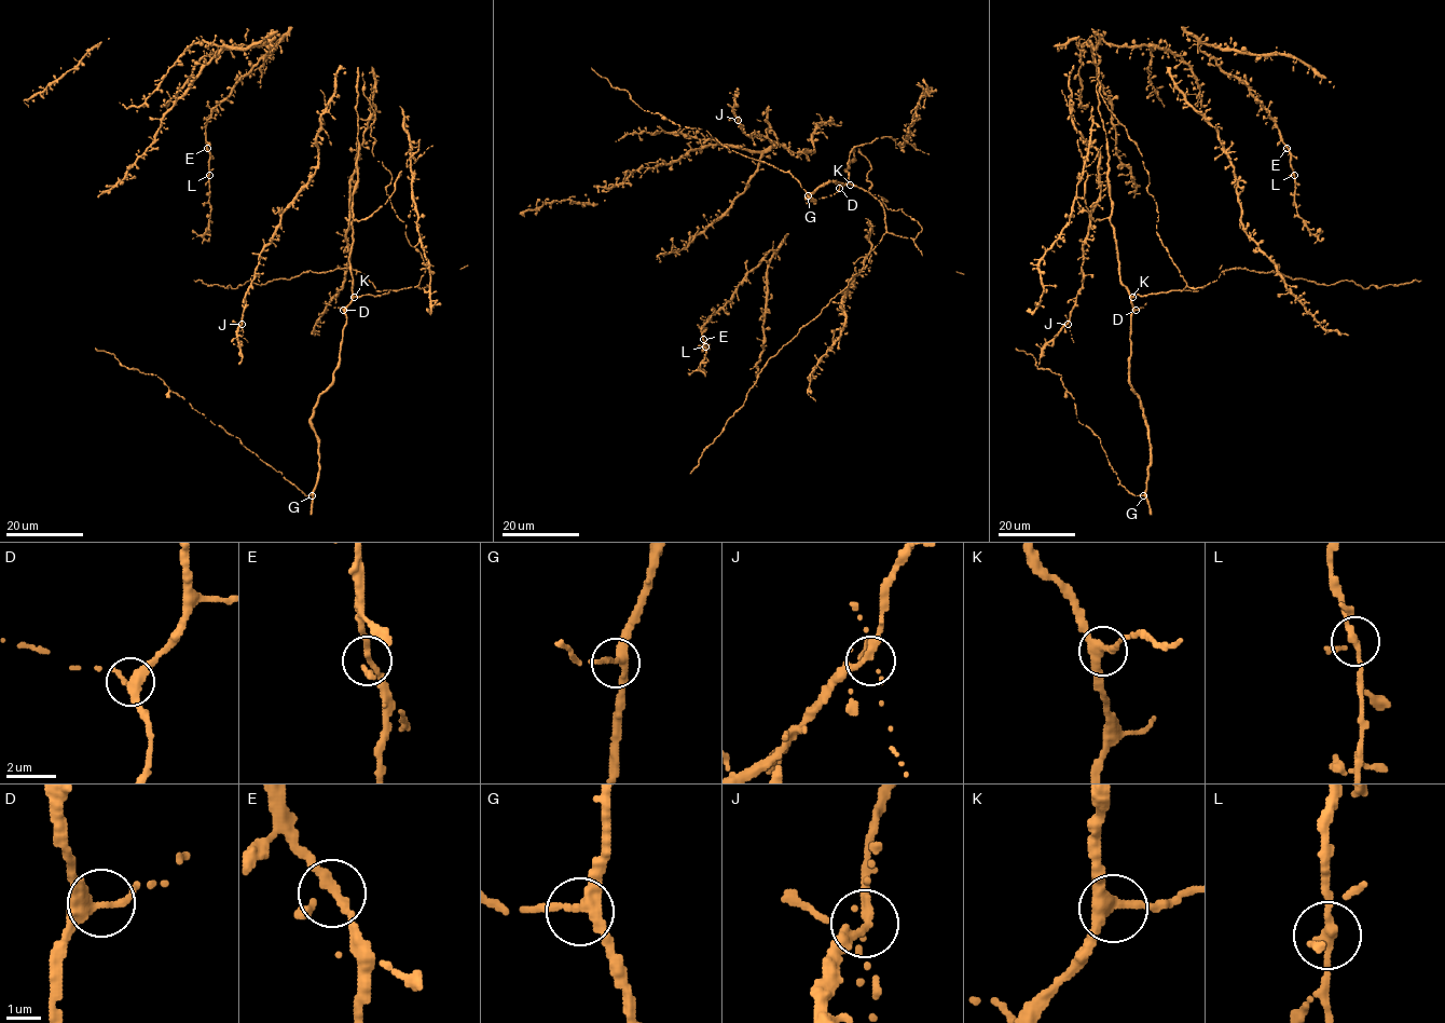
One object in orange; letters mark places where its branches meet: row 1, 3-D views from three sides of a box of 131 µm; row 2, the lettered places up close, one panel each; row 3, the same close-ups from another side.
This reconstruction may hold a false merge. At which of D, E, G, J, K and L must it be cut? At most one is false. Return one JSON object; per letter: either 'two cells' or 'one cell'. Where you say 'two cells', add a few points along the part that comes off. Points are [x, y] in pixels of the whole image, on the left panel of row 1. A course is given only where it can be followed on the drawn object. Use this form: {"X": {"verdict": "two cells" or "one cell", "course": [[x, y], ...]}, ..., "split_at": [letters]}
{"D": {"verdict": "one cell"}, "E": {"verdict": "one cell"}, "G": {"verdict": "one cell"}, "J": {"verdict": "one cell"}, "K": {"verdict": "one cell"}, "L": {"verdict": "one cell"}, "split_at": []}

